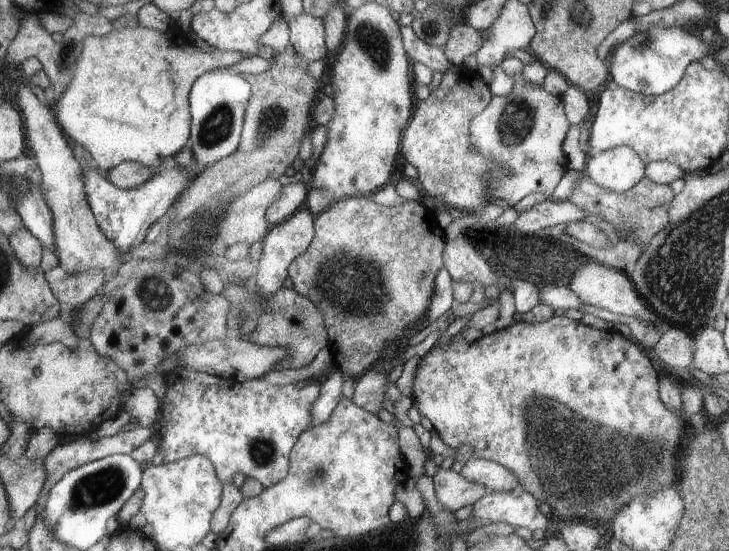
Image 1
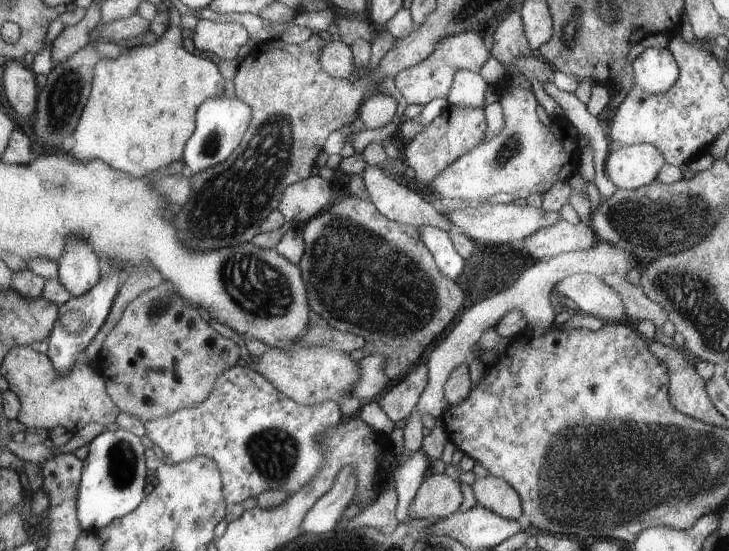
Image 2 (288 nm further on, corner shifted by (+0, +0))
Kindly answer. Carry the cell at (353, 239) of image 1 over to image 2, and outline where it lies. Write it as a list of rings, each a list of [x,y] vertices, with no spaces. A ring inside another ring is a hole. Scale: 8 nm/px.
[[[353,196],[345,198],[329,212],[309,218],[309,222],[301,226],[301,230],[305,240],[305,256],[297,266],[303,272],[303,280],[307,278],[305,286],[311,314],[323,318],[331,328],[339,332],[361,336],[365,338],[365,342],[375,342],[363,346],[363,352],[381,352],[387,358],[385,374],[389,380],[405,378],[413,362],[417,362],[423,350],[427,350],[427,346],[435,340],[435,336],[439,336],[451,324],[463,300],[467,300],[459,284],[437,268],[435,256],[427,246],[423,246],[423,240],[419,238],[419,230],[415,226],[403,226],[381,216],[381,212],[371,202]],[[341,226],[351,226],[353,244],[341,244],[341,240],[337,238],[337,230]]]

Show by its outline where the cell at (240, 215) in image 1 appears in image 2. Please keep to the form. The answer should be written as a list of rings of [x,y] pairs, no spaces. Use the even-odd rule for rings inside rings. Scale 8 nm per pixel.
[[[311,176],[303,182],[287,186],[277,210],[287,222],[301,226],[305,220],[313,218],[319,210],[323,210],[329,198],[331,198],[329,182],[325,182],[319,176]]]

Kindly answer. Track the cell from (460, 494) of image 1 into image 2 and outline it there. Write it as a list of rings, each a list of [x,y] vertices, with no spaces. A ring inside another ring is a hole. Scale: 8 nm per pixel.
[[[429,474],[415,492],[409,506],[409,518],[439,518],[453,516],[461,504],[461,482],[453,482],[445,474]]]

